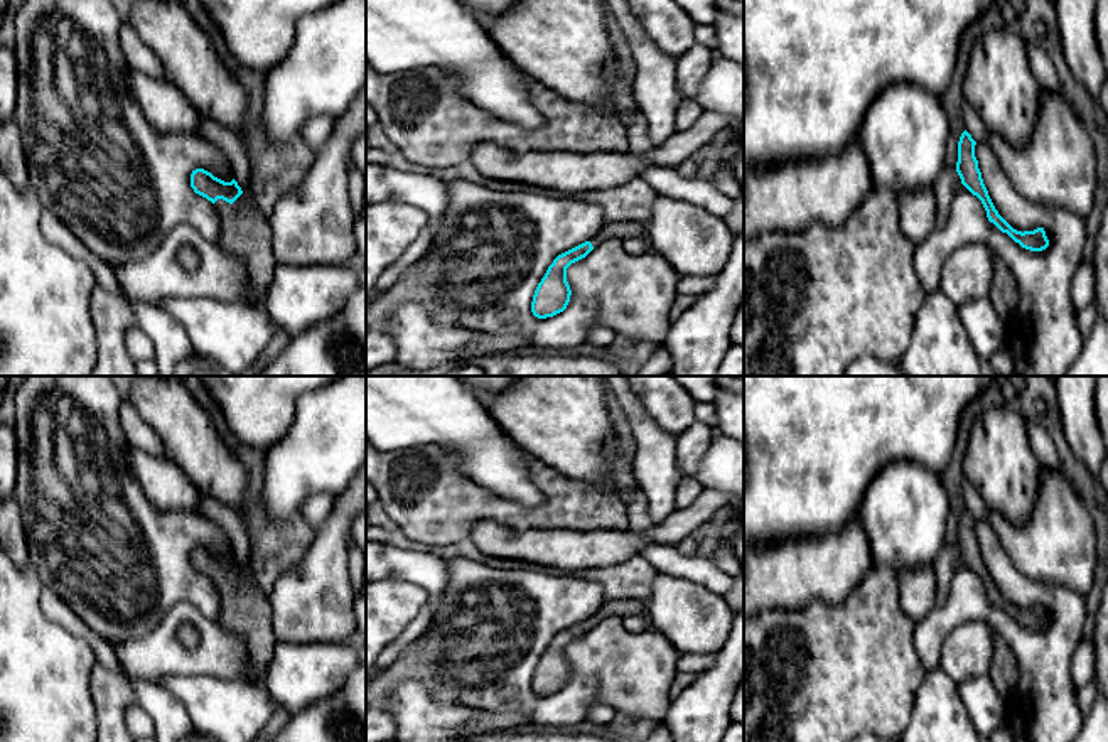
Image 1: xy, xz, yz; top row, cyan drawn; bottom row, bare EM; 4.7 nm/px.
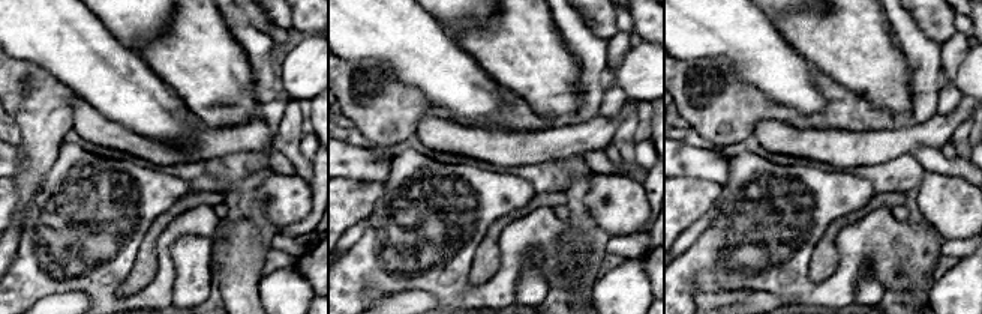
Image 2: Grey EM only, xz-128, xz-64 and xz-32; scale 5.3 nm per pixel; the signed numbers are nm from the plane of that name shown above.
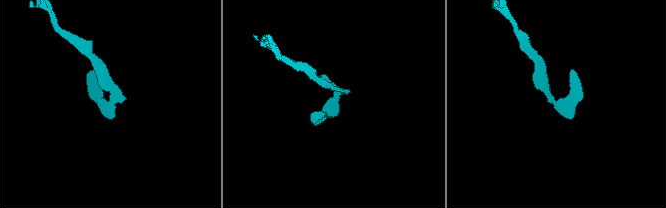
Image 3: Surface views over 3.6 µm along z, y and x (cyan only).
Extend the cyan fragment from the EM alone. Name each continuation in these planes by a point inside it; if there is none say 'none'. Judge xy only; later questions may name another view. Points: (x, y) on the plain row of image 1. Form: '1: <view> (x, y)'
1: xy (243, 607)

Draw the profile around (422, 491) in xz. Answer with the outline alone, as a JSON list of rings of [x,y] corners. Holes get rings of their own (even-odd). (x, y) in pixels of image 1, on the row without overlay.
[[[366,438],[366,481],[376,489],[378,501],[383,504],[388,516],[411,540],[428,546],[445,546],[471,536],[471,531],[479,521],[494,521],[504,528],[523,530],[626,530],[627,504],[610,494],[602,486],[572,481],[555,469],[548,467],[535,457],[528,457],[531,481],[543,492],[545,503],[538,508],[524,508],[523,504],[506,501],[479,487],[457,469],[457,459],[438,445],[422,445],[413,449],[400,449],[396,452],[381,452]]]

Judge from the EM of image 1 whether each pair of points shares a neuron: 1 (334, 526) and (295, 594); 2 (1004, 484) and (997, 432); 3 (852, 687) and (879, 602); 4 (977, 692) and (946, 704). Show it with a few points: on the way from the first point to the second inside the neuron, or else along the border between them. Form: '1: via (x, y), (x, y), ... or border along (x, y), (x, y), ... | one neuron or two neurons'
1: via (331, 543), (324, 565), (312, 577) | one neuron
2: via (1004, 471), (999, 462), (999, 446) | one neuron
3: via (854, 666), (867, 639), (869, 623) | one neuron
4: border along (957, 685), (957, 693), (972, 724) | two neurons

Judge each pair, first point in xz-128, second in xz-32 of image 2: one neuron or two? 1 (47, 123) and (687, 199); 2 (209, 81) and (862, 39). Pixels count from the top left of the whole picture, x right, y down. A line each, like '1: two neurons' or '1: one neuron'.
1: two neurons
2: one neuron

